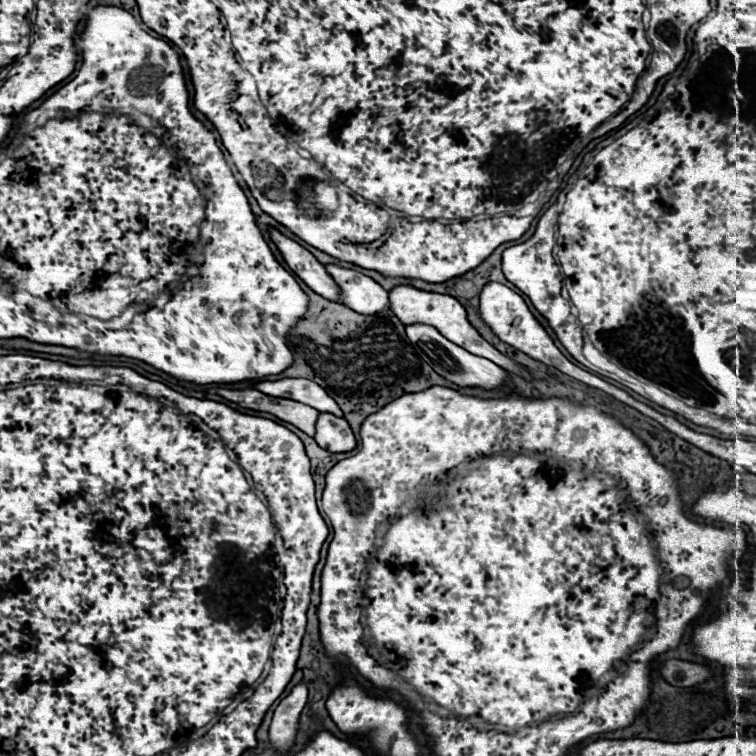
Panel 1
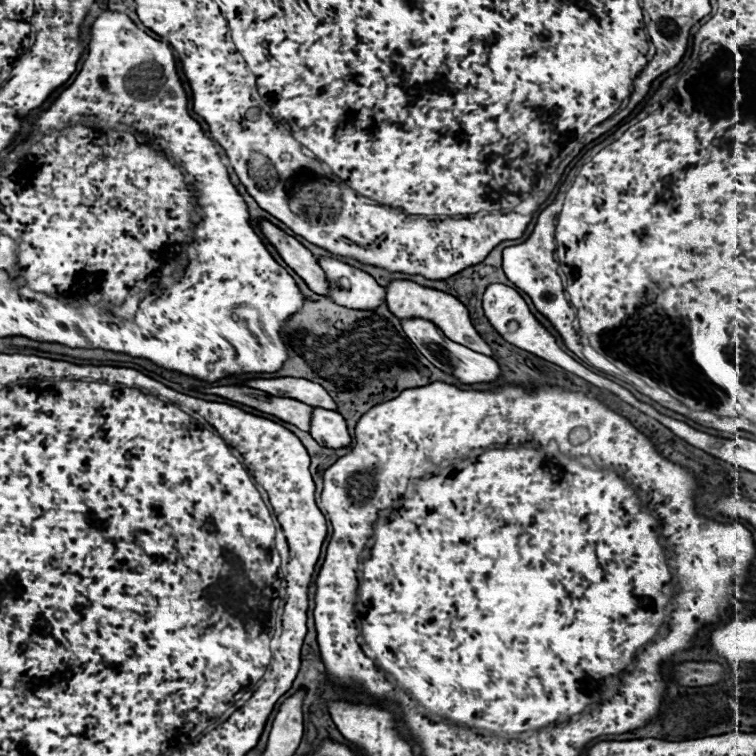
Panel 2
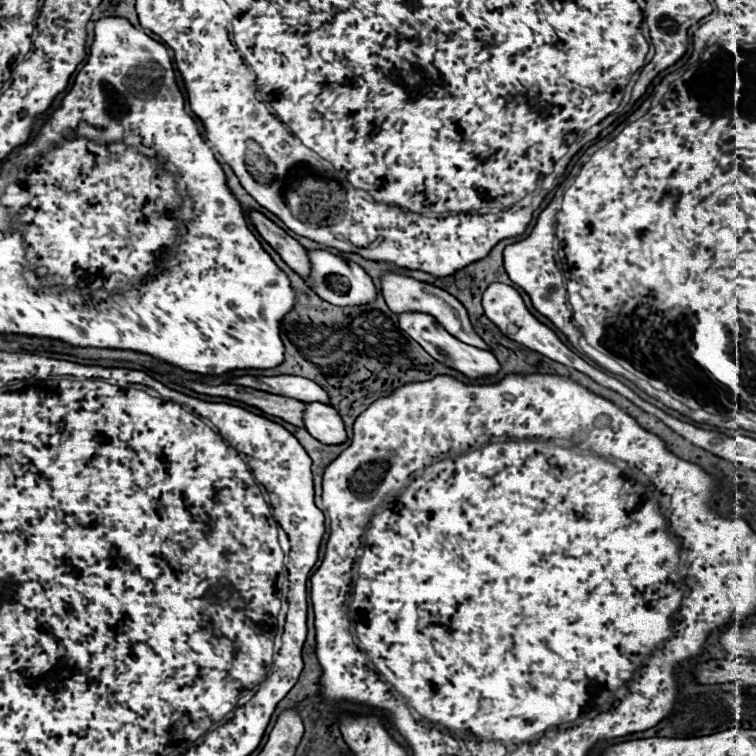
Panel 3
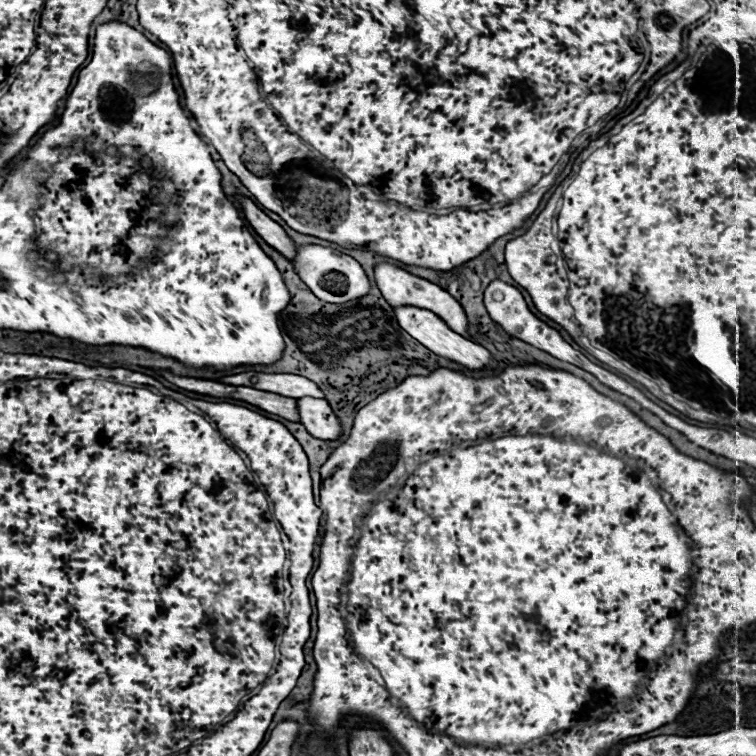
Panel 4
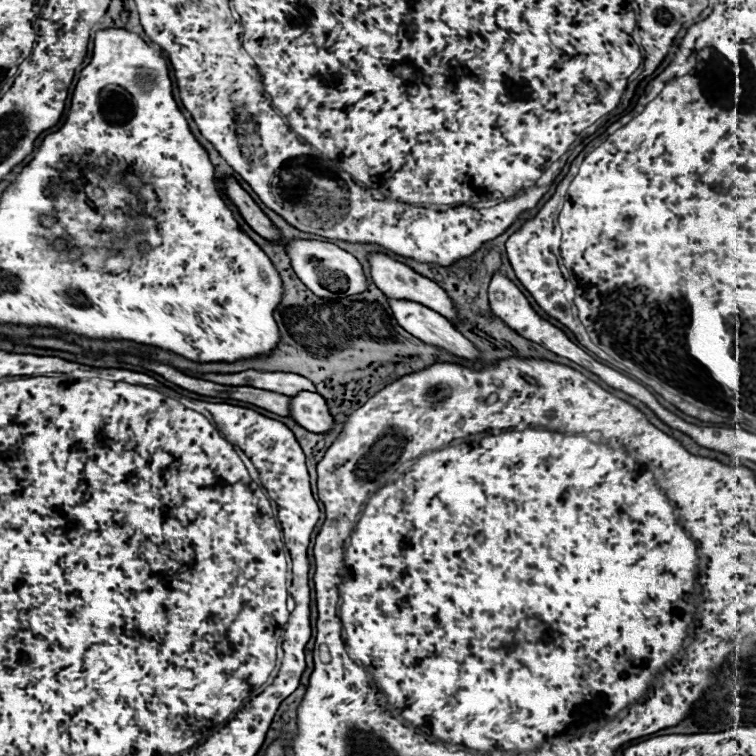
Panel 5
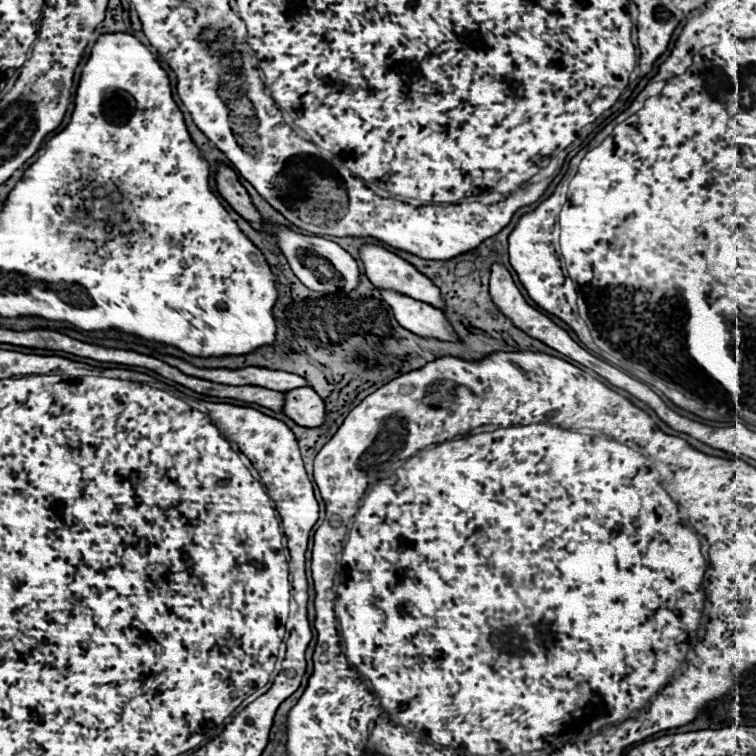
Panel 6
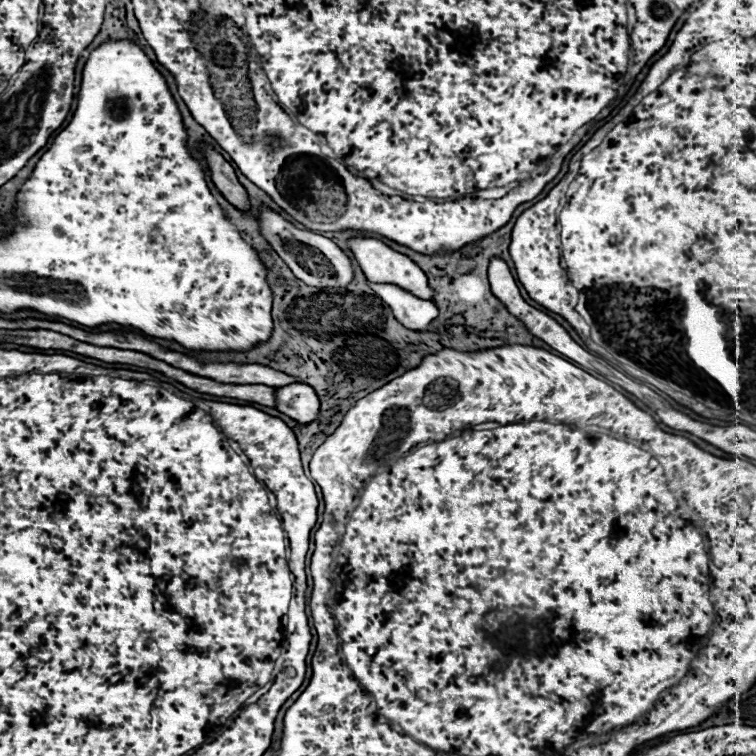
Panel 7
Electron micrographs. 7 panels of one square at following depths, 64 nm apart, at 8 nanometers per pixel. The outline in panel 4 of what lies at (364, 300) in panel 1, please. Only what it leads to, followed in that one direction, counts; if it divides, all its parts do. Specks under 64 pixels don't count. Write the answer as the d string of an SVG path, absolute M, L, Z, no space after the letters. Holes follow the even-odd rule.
M318 244L298 246L298 252L296 252L296 258L292 260L292 264L294 264L294 270L298 272L298 276L304 280L304 284L324 302L342 304L348 300L362 298L370 292L370 282L362 270L362 266L352 256L346 256L334 248L318 246ZM330 272L338 272L338 274L330 274Z

